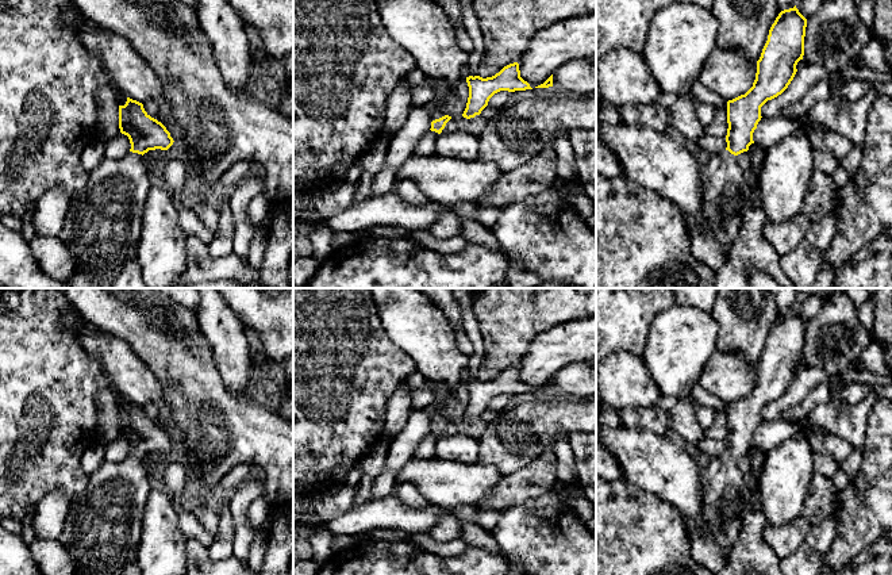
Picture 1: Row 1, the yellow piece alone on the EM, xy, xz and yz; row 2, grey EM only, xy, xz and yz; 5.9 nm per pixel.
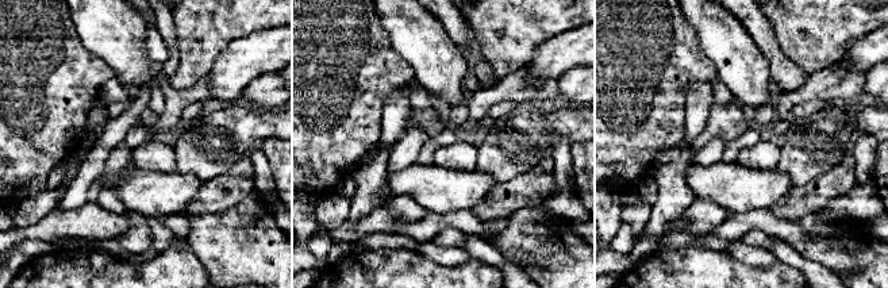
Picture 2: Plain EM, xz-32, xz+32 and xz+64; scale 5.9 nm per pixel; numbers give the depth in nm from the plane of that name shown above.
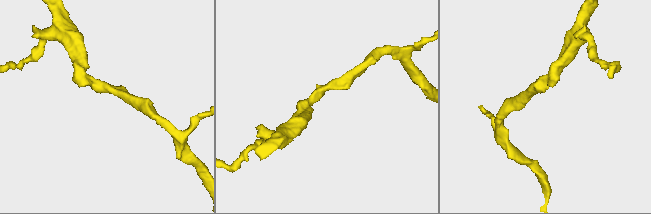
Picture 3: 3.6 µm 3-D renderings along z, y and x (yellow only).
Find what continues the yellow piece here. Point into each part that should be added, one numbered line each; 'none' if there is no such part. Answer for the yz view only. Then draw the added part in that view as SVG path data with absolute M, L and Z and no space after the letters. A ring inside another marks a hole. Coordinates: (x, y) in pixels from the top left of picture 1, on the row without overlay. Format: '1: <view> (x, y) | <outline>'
1: yz (725, 498) | M723 453L701 468L701 483L704 525L696 528L685 520L684 522L691 556L697 564L719 575L728 563L747 511L745 474L738 468L737 459Z

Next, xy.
1: xy (103, 528) | M130 455L118 463L103 461L88 476L86 488L70 505L58 541L72 555L73 575L120 575L142 538L145 506L151 490L143 459Z

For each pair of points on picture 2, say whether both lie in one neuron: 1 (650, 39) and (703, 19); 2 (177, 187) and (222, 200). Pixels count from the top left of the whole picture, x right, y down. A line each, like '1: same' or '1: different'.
1: different
2: different

